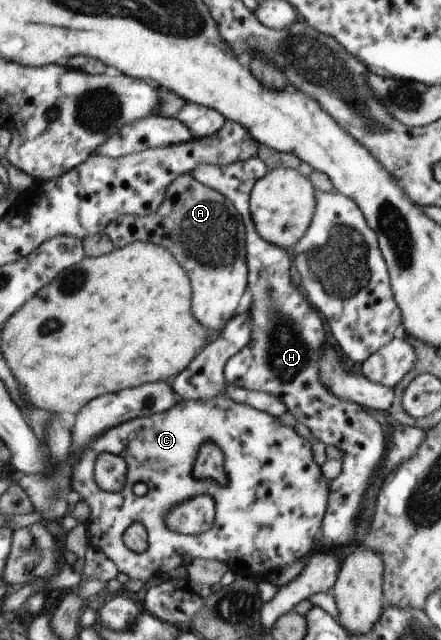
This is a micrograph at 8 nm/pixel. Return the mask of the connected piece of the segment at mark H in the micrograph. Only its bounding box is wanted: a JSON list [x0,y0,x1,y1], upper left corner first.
[190,157,386,551]

